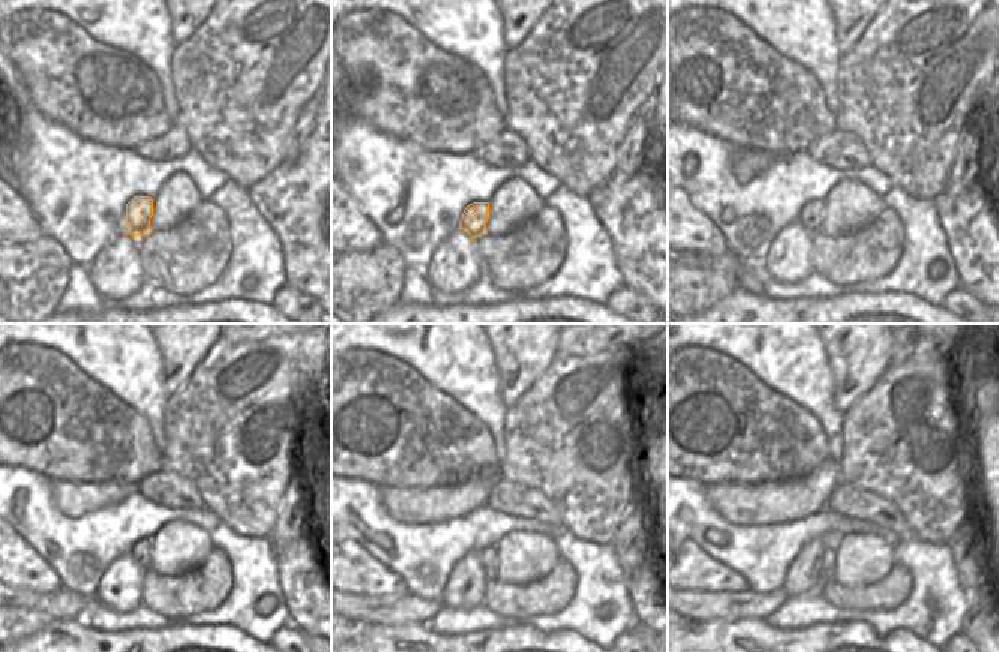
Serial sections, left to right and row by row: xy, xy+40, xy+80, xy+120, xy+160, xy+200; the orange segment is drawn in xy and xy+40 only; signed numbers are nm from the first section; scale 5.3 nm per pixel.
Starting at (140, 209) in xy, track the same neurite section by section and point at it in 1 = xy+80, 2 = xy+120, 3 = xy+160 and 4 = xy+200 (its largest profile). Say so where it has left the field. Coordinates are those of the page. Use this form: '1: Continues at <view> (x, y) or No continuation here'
1: Continues at xy+80 (810, 218)
2: Continues at xy+120 (140, 552)
3: Continues at xy+160 (489, 558)
4: Continues at xy+200 (830, 556).

